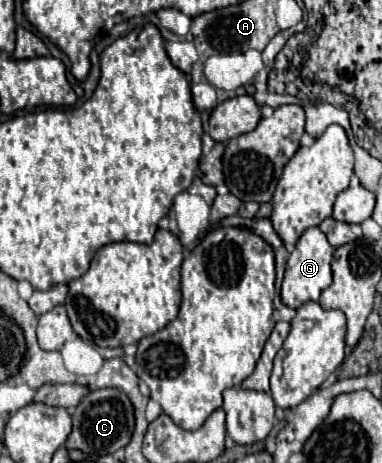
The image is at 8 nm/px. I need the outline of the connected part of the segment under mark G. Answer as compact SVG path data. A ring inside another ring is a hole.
M311 227L299 237L293 253L287 259L285 279L281 287L281 299L287 307L297 309L307 301L319 301L321 291L331 285L331 257L333 257L333 247L329 245L325 233L319 227Z

